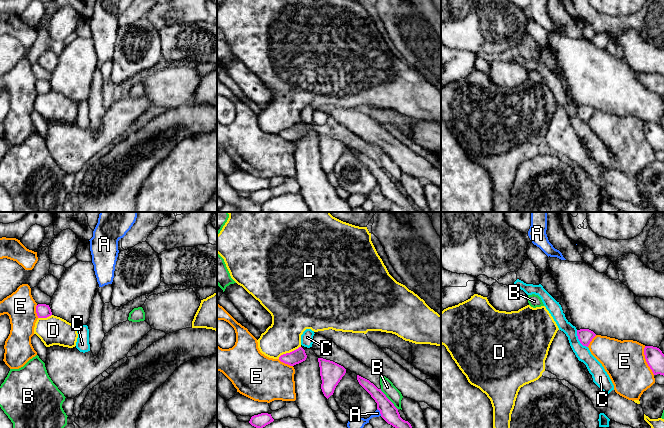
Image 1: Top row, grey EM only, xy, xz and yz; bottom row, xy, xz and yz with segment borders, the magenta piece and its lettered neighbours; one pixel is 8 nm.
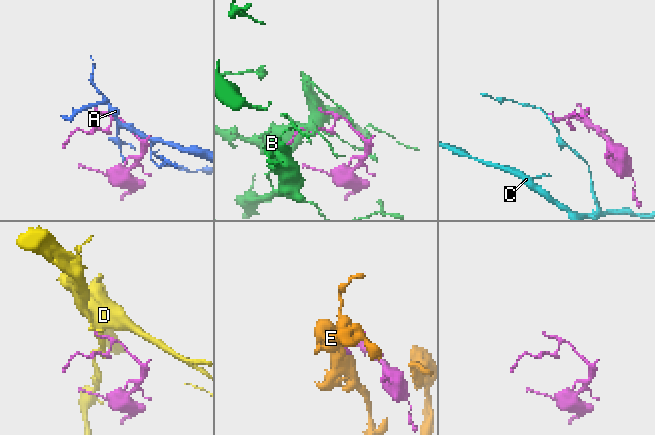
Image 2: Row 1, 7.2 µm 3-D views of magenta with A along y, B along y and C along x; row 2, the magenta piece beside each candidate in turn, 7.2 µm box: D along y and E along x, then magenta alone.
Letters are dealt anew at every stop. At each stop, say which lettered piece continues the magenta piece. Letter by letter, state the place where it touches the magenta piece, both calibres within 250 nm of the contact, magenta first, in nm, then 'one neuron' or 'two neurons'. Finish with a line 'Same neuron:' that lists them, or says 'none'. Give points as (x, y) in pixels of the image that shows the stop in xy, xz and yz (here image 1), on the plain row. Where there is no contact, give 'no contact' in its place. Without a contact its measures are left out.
A: contact xz (380, 188); calibres 140 and 110 nm; two neurons
B: contact xz (388, 175); calibres 140 and 110 nm; two neurons
C: contact yz (579, 116); calibres 120 and 120 nm; two neurons
D: contact xz (290, 128); calibres 120 and 280 nm; two neurons
E: contact yz (646, 136); calibres 150 and 340 nm; two neurons
Same neuron: none

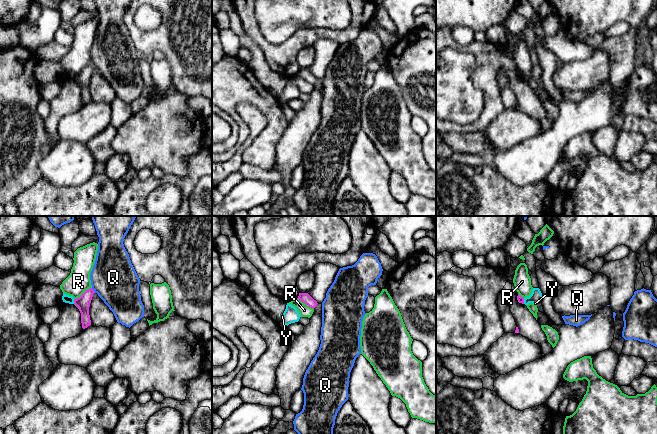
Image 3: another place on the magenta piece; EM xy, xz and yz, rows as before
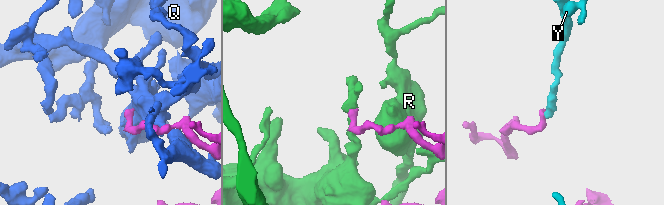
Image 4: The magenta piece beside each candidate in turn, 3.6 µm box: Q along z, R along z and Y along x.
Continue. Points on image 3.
Q: contact xy (93, 66); calibres 110 and 360 nm; two neurons
R: contact xy (83, 69); calibres 110 and 180 nm; two neurons
Y: contact xy (74, 77); calibres 110 and 60 nm; two neurons
Same neuron: none

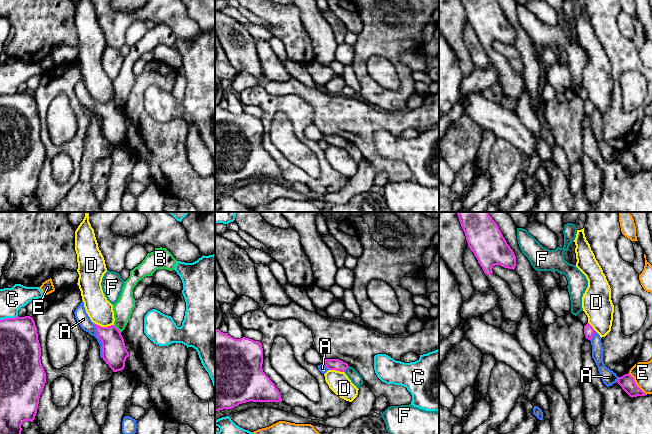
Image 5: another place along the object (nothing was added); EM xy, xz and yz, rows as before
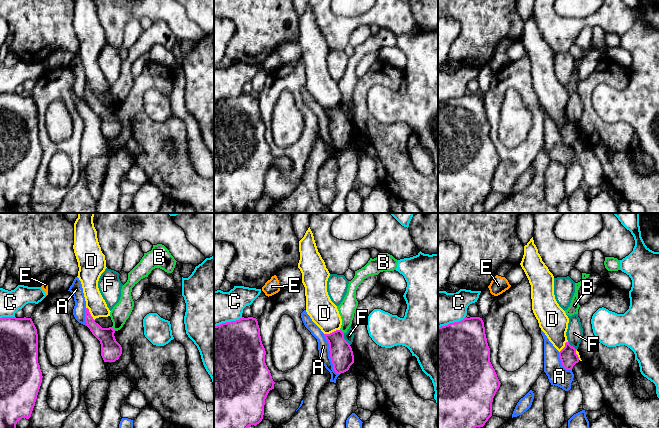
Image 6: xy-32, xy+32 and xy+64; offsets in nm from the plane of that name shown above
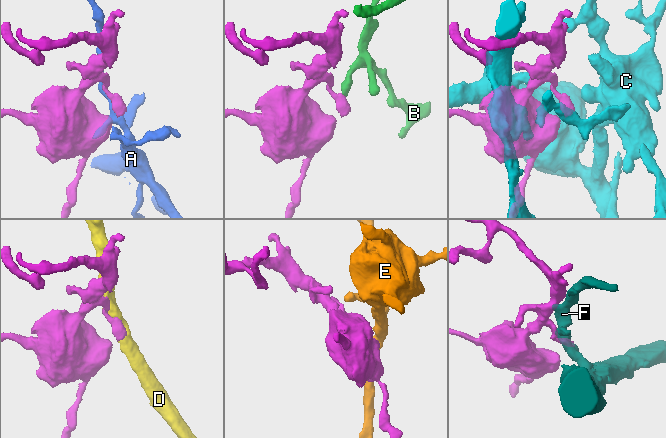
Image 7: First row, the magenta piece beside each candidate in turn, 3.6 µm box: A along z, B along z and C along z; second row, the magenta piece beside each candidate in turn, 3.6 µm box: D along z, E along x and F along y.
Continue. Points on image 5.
A: contact xy (100, 115); calibres 200 and 100 nm; two neurons
B: contact xy (117, 105); calibres 200 and 150 nm; one neuron
C: contact xy (8, 94); calibres 320 and 190 nm; two neurons
D: contact xy (104, 103); calibres 200 and 200 nm; two neurons
E: contact yz (635, 160); calibres 120 and 160 nm; two neurons
F: contact xz (346, 144); calibres 100 and 90 nm; two neurons
Same neuron: B

